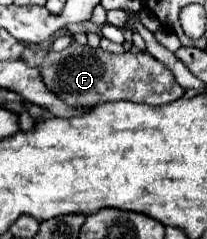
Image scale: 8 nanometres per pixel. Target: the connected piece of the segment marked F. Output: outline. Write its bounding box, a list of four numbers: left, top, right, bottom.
[20,41,184,107]

